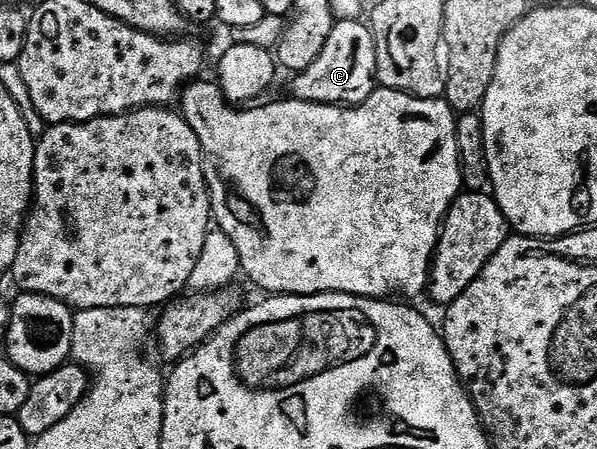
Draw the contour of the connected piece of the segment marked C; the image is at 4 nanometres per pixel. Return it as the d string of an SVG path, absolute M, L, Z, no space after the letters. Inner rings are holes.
M360 20L337 21L318 60L314 60L310 68L299 71L293 78L296 79L292 82L290 94L301 102L317 102L327 106L361 106L378 89L376 41L371 25Z

